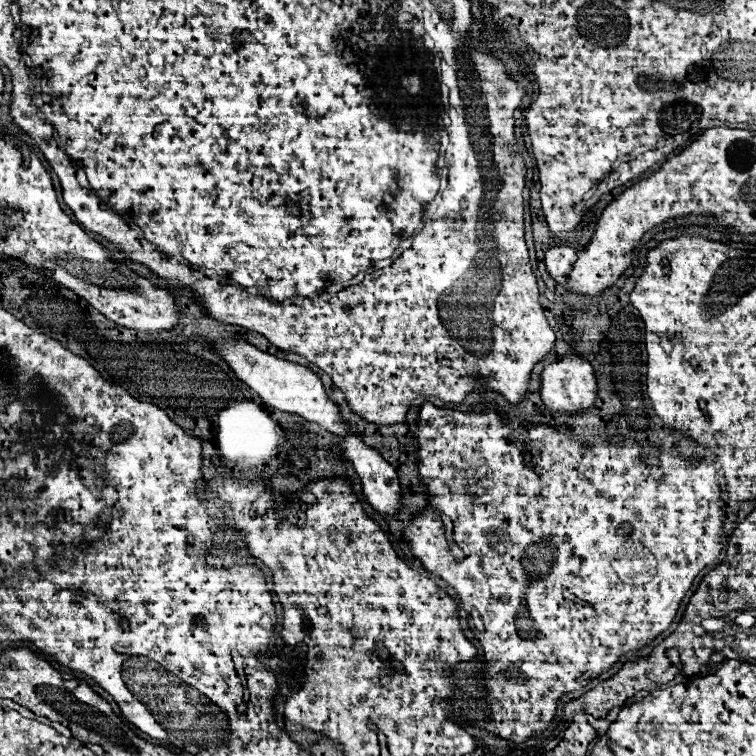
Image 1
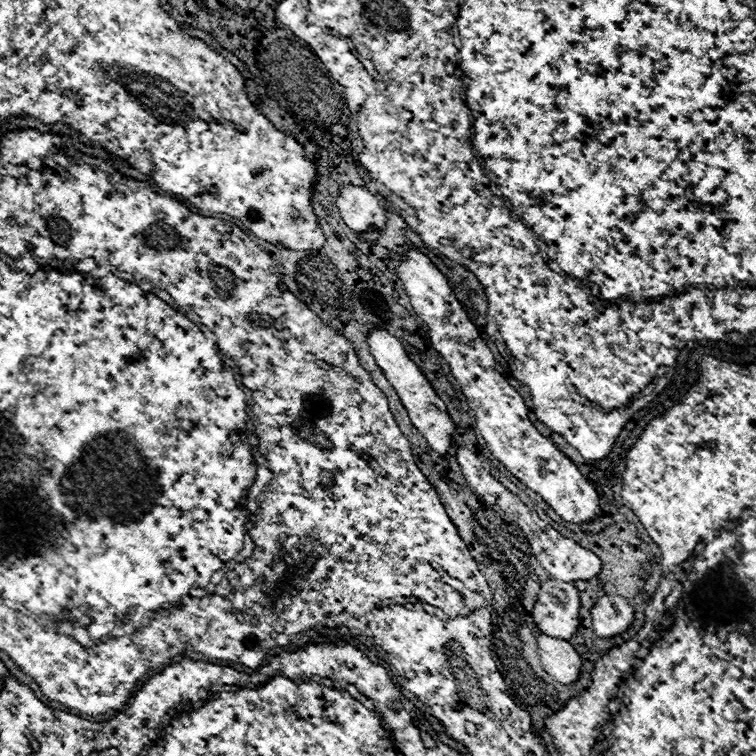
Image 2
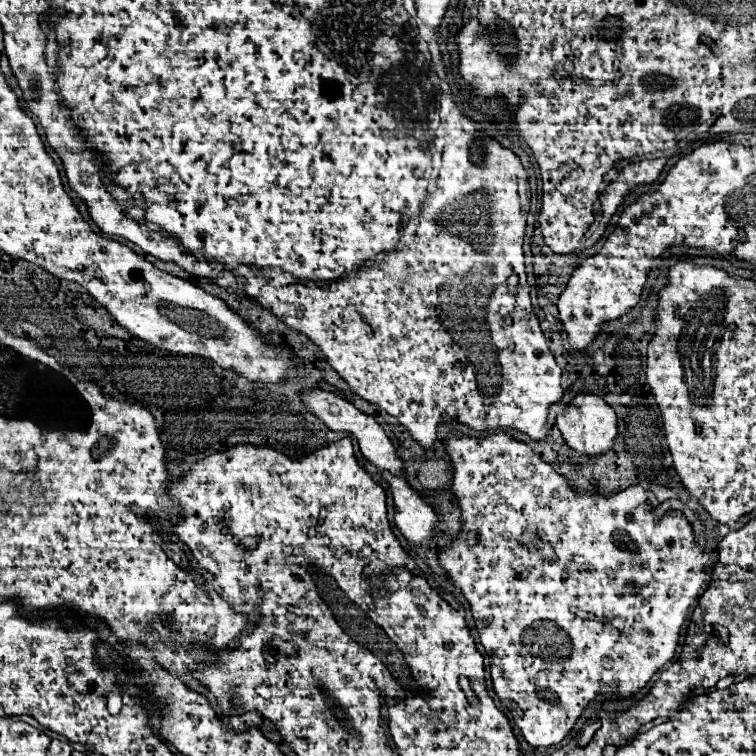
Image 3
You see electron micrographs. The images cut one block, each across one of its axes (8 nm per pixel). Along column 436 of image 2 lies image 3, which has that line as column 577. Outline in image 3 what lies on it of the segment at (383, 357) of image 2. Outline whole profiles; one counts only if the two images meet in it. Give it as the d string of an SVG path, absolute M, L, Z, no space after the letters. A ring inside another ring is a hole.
M578 394L572 400L572 404L568 404L564 408L564 414L558 416L556 420L558 420L558 428L564 436L564 440L568 442L568 446L574 448L582 456L598 458L598 456L606 454L614 446L614 440L618 436L616 412L600 396L594 396L594 394Z

